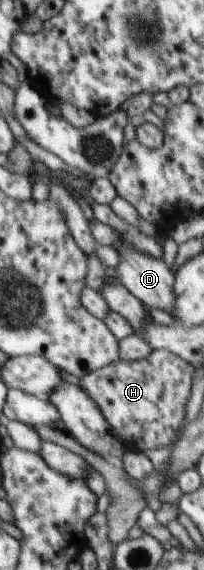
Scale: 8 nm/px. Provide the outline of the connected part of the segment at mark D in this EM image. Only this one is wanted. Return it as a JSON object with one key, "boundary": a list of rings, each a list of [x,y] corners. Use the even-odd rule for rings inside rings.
{"boundary":[[[122,238],[122,245],[116,249],[121,256],[116,268],[116,281],[121,283],[136,299],[149,309],[157,309],[172,314],[174,310],[174,273],[165,265],[163,259],[154,259],[140,253]]]}

